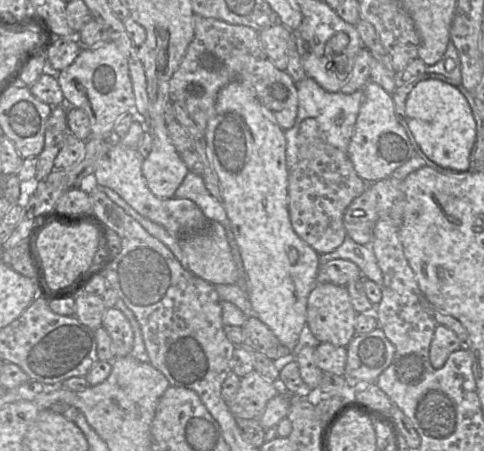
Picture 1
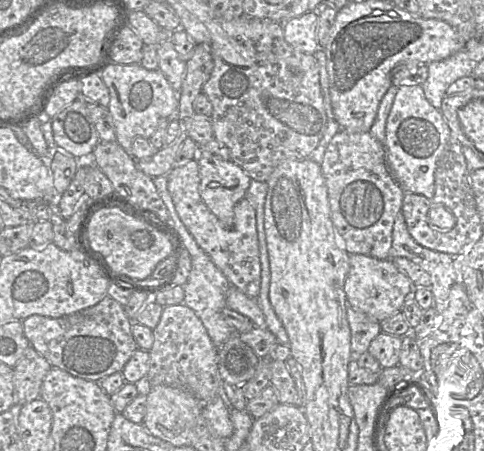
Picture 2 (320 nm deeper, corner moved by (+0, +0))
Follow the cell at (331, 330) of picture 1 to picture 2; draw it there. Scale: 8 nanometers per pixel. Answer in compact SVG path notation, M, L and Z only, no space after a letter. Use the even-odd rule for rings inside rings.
M361 254L350 255L349 272L344 284L348 305L378 322L382 323L401 314L406 299L412 298L414 288L410 279L396 268L392 259L379 260Z

